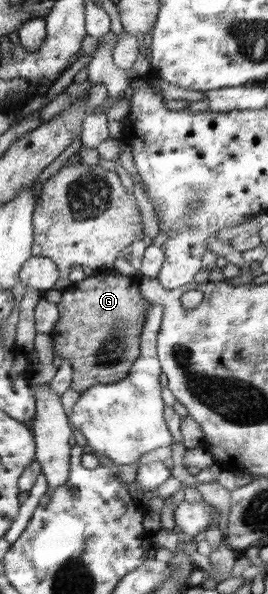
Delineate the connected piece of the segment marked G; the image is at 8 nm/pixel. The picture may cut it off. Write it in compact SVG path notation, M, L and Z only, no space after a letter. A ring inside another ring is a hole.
M102 269L89 271L84 280L62 290L62 298L57 304L59 317L49 335L54 342L53 354L61 356L62 361L71 362L72 390L82 393L94 385L114 384L129 376L134 360L141 356L140 341L146 325L147 312L152 305L142 298L140 289L138 282L132 280L132 276L120 276L119 272Z

